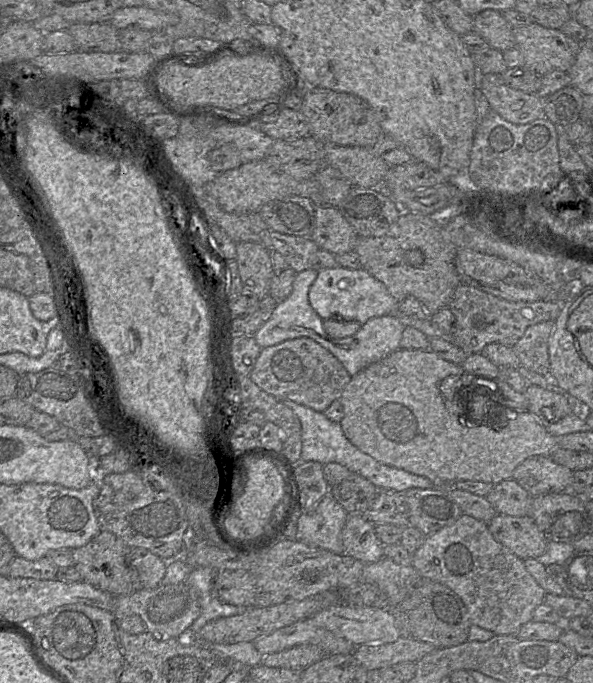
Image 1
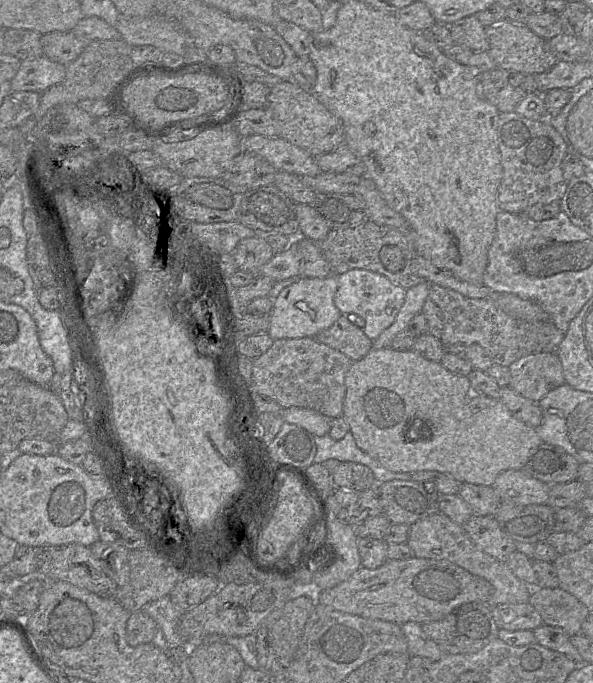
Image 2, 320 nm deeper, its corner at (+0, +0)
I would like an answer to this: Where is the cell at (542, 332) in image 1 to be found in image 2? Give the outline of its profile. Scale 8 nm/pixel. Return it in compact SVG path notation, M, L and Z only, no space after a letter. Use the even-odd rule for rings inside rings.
M556 352L524 356L510 366L510 387L523 397L539 402L547 393L565 383Z

